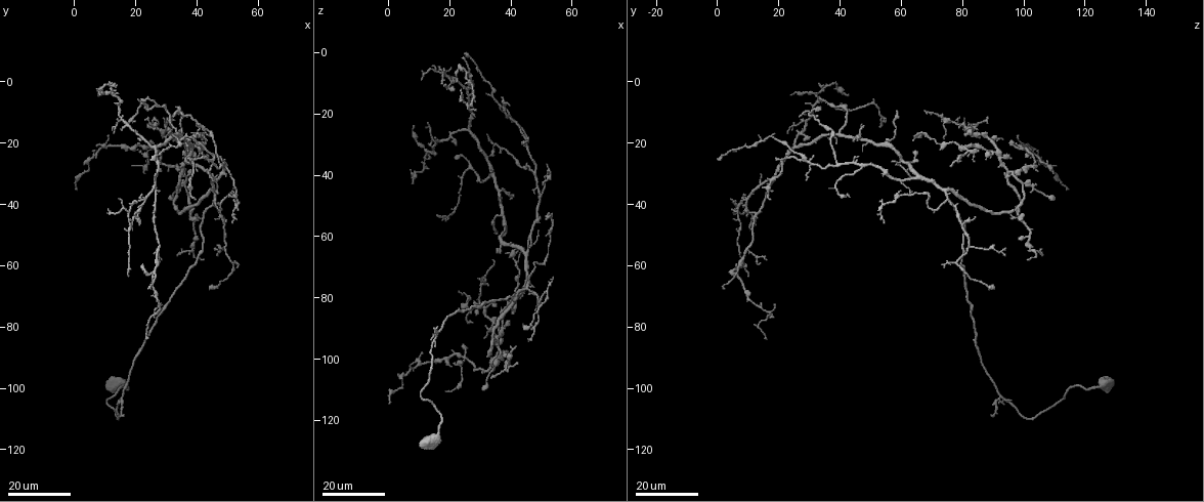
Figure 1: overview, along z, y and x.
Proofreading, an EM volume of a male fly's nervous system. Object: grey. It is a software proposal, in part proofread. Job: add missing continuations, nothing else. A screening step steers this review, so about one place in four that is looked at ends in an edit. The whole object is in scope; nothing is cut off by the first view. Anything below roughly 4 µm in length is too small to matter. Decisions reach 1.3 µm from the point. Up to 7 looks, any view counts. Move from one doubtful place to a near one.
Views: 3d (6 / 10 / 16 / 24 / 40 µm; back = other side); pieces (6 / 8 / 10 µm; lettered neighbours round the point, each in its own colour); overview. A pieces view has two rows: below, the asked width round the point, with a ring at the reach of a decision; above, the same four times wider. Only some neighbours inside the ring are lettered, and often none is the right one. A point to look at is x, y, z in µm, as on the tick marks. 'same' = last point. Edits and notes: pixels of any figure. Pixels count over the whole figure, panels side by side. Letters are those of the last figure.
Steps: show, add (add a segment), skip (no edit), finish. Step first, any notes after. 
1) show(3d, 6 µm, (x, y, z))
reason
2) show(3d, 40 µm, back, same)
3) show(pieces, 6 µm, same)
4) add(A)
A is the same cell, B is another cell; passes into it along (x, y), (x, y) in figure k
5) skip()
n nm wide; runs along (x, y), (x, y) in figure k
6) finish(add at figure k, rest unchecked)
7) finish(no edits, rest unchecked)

show(3d, 16 µm, (17, 15, 54))
end of a long branch

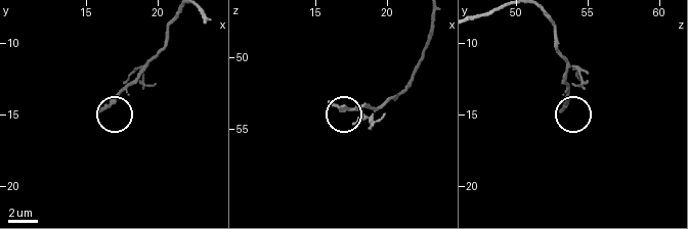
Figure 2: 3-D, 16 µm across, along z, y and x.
show(pieces, 6 µm, (16.0, 14.6, 53.2))

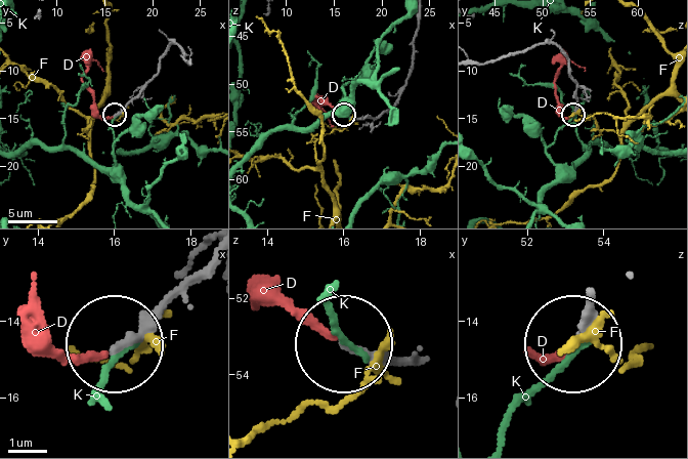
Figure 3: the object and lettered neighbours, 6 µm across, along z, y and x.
add(D)
D is the same cell, F and K are other cells; passes into it along (207, 265), (106, 353), (50, 343), (38, 304) in figure 3; it goes on there

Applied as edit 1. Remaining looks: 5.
show(3d, 16 µm, (33, 12, 27))
end of a long branch

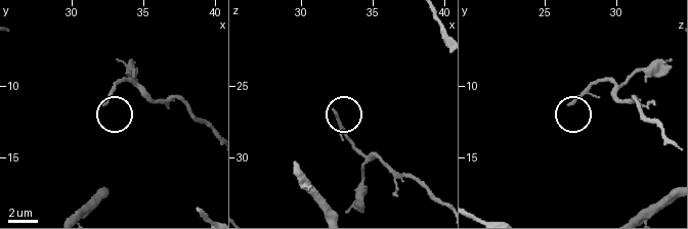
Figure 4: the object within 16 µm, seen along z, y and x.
show(pieces, 10 µm, (32.4, 11.4, 26.8))

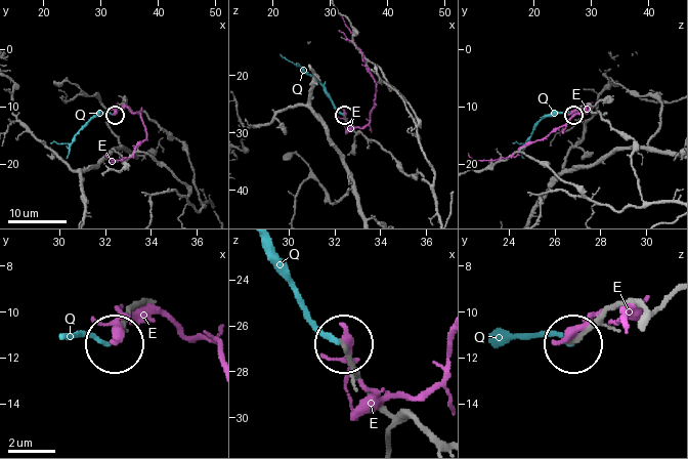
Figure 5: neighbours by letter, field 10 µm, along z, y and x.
add(Q)
180 nm wide; Q is the same cell, E is another cell; passes into it along (352, 129), (324, 85), (281, 55) in figure 5; the neuron continues

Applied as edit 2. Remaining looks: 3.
show(3d, 16 µm, (18, 64, 10))
tapers out

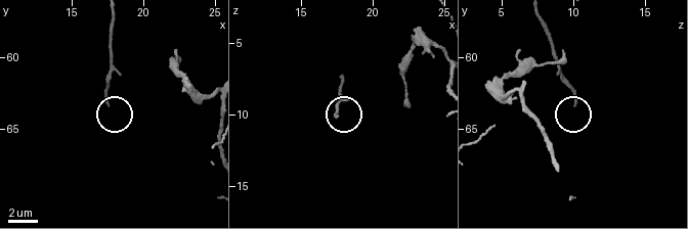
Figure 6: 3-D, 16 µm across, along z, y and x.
show(3d, 10 µm, (17.6, 63.4, 10.0))

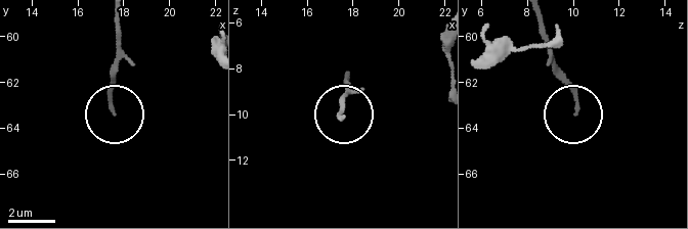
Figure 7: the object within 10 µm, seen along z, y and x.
show(pieces, 10 µm, (17.4, 63.2, 10.2))

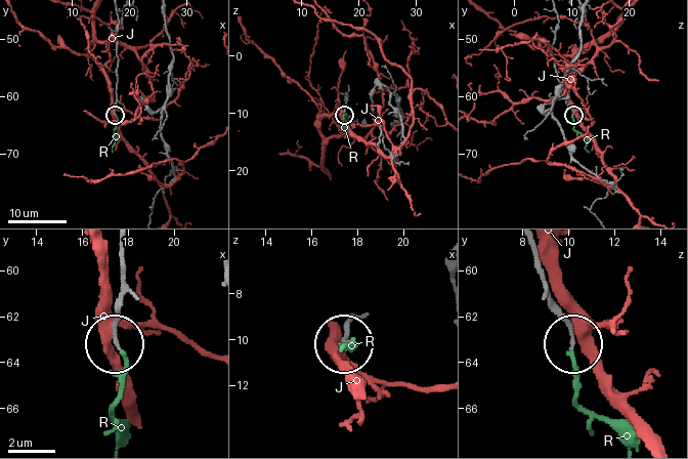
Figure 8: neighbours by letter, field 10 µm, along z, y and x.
add(R)
R is the same cell, J is another cell; passes into it along (566, 100), (573, 115), (573, 128), (586, 139), (589, 152) in figure 8; it goes on there

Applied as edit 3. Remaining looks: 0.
finish(add at figure 3, add at figure 5, add at figure 8, rest unchecked)

